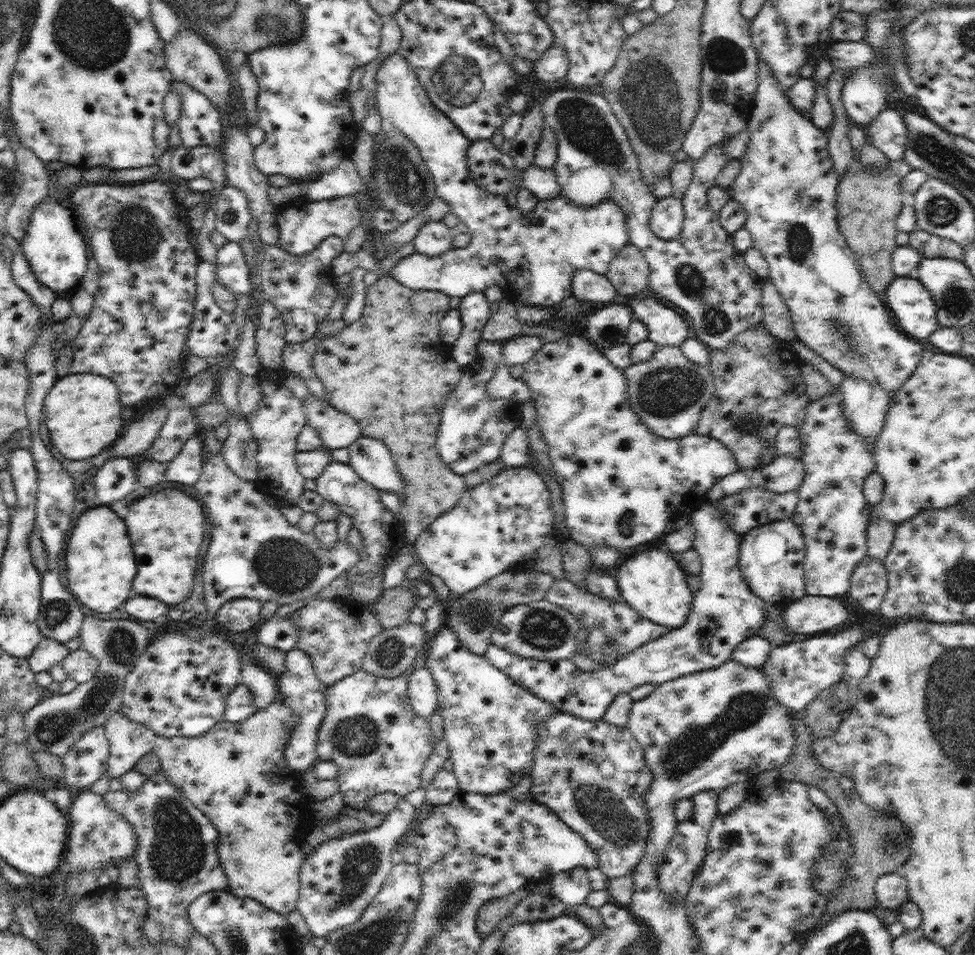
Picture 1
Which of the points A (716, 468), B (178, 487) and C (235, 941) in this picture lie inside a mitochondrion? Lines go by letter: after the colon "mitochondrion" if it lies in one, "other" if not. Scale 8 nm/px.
A: other
B: other
C: mitochondrion

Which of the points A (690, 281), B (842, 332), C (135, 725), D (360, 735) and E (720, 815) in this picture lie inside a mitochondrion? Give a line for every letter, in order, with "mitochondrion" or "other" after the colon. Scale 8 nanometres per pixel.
A: mitochondrion
B: mitochondrion
C: other
D: mitochondrion
E: other

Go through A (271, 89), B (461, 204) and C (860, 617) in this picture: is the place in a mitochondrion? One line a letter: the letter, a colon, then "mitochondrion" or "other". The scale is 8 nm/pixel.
A: other
B: other
C: other

